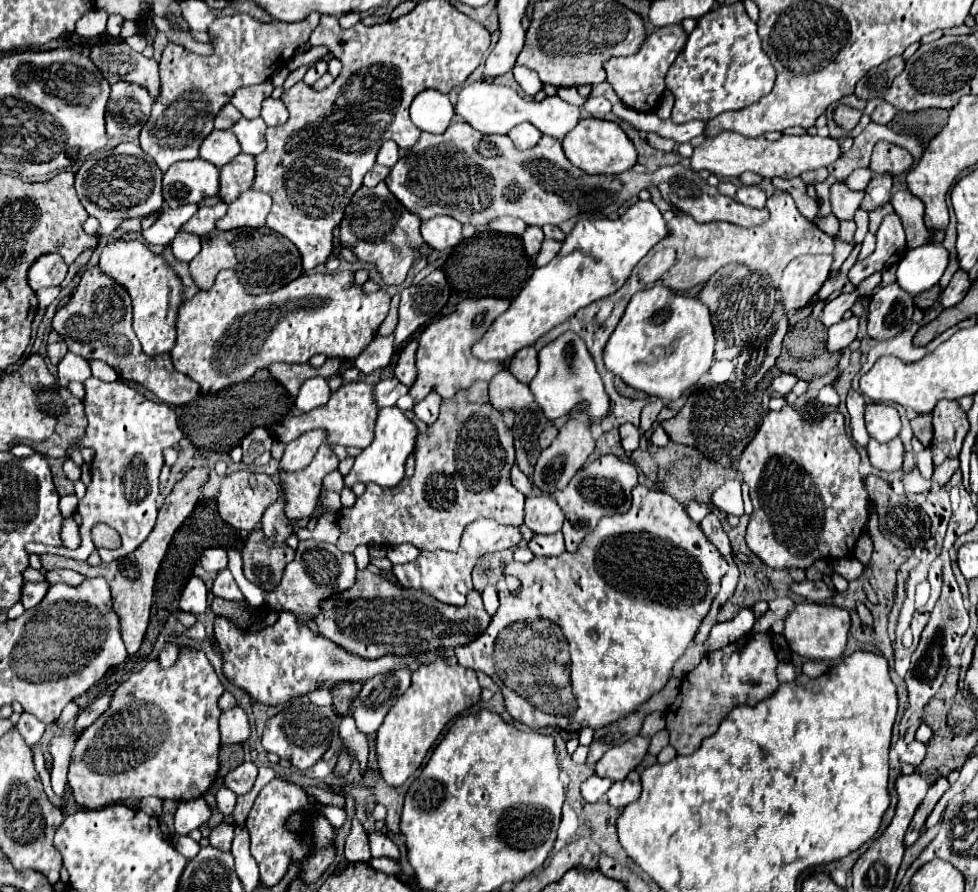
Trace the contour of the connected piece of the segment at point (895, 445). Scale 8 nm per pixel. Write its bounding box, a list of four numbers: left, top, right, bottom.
[866,436,904,472]

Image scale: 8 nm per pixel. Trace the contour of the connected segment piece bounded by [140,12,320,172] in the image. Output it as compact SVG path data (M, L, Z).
M312 12L306 20L292 22L292 24L280 22L280 20L272 20L272 22L264 24L264 22L258 22L256 18L252 18L248 14L216 18L206 30L212 38L212 48L214 48L214 52L210 56L198 56L198 54L170 42L164 48L162 60L160 60L160 66L158 66L160 68L158 70L160 72L160 94L154 100L152 114L150 114L148 122L144 124L144 128L140 132L142 150L154 158L154 162L158 164L158 168L162 172L166 172L174 162L198 158L198 148L204 142L204 138L212 132L216 114L230 102L234 92L242 86L266 82L274 74L276 68L280 68L288 60L292 60L298 46L304 46L308 42L312 30L318 26L318 20L320 20L318 12Z

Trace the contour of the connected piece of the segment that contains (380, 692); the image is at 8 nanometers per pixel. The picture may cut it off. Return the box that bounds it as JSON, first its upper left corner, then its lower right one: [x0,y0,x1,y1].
[352,666,412,734]

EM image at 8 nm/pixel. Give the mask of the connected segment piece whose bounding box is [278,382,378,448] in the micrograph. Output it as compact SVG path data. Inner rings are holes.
M346 382L338 392L330 396L330 406L322 406L300 416L284 416L282 422L278 422L278 442L288 444L296 440L298 436L302 436L304 432L322 428L328 434L326 438L328 444L366 448L368 442L372 442L372 426L374 426L376 414L378 414L378 408L374 400L374 386L368 382Z

